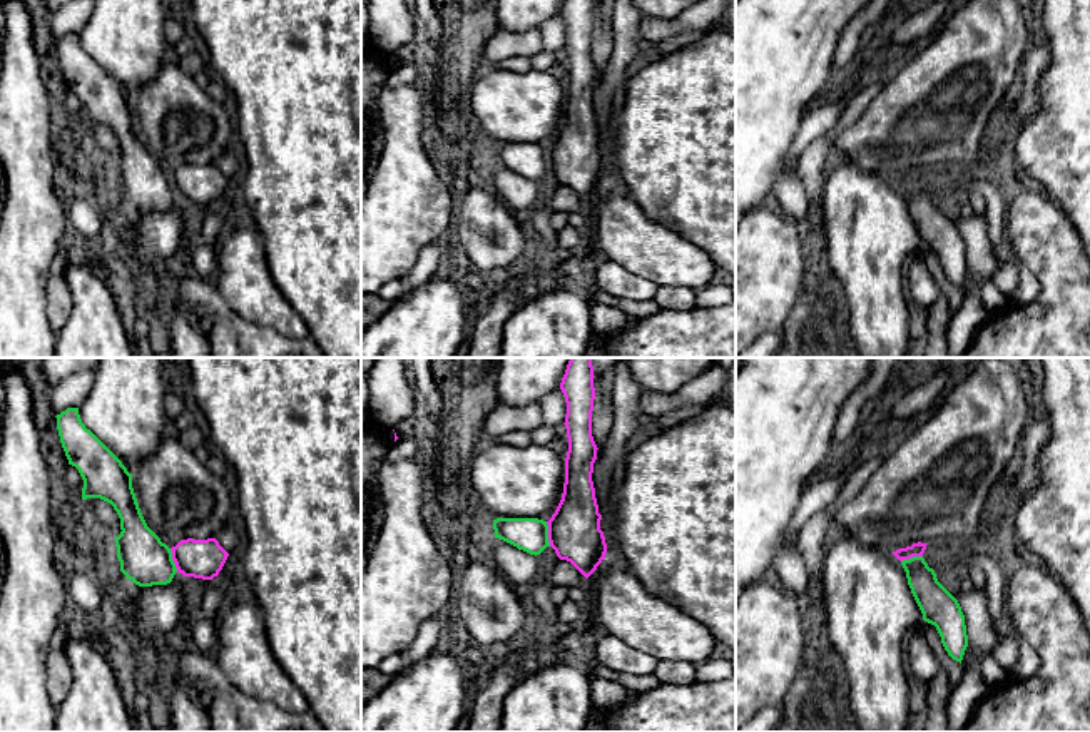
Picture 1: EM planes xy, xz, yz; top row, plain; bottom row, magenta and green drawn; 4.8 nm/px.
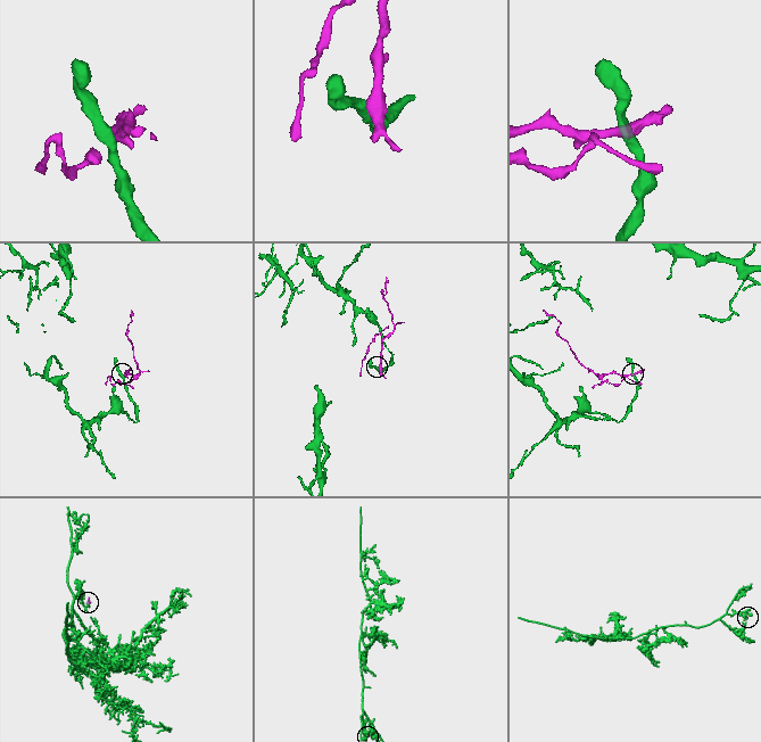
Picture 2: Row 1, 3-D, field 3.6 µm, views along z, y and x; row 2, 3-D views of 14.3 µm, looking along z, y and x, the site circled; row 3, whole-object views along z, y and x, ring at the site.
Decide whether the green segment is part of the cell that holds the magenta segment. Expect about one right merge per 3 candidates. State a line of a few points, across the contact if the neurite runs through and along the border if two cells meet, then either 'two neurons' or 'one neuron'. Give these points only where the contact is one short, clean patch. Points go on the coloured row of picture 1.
line xz (545, 522), (550, 545); two neurons

